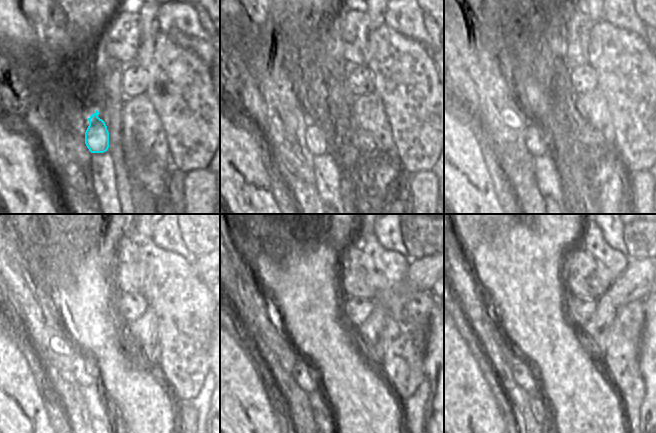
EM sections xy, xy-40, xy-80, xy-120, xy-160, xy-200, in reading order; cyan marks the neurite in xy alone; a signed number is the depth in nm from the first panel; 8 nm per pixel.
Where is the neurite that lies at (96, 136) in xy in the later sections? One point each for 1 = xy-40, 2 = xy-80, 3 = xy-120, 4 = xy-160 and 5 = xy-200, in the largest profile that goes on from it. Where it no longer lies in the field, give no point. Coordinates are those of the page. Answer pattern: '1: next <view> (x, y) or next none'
1: next xy-40 (319, 137)
2: next xy-80 (539, 140)
3: next xy-120 (84, 367)
4: next xy-160 (303, 373)
5: next xy-200 (522, 373)

